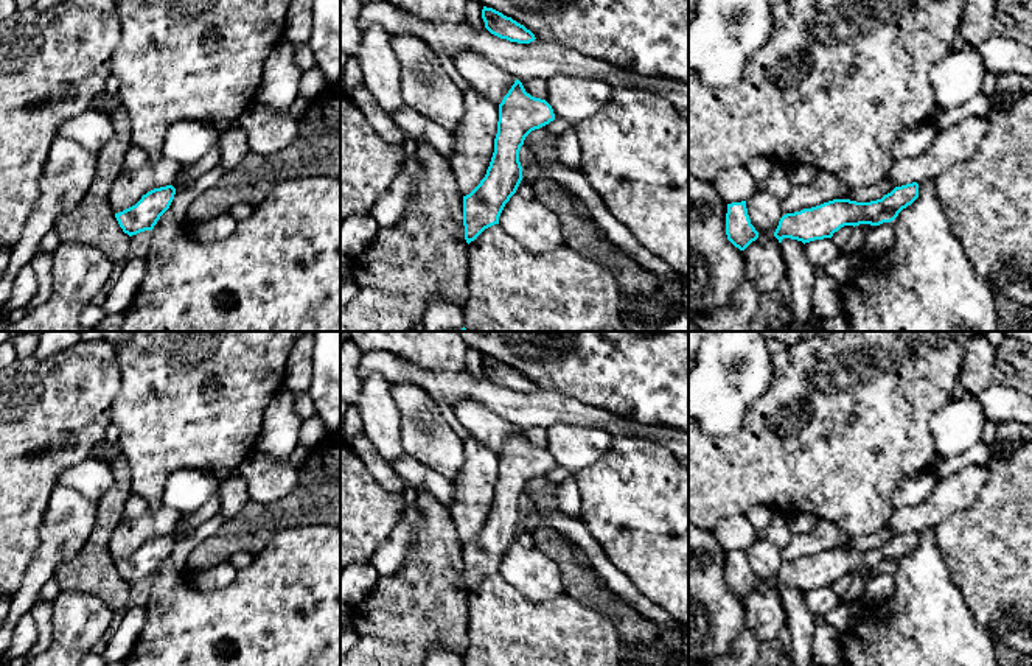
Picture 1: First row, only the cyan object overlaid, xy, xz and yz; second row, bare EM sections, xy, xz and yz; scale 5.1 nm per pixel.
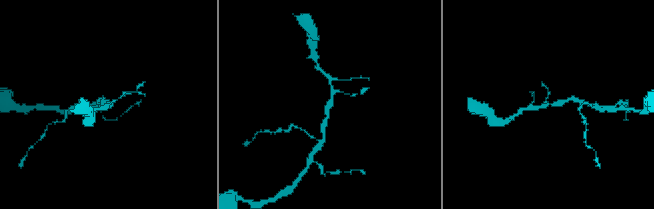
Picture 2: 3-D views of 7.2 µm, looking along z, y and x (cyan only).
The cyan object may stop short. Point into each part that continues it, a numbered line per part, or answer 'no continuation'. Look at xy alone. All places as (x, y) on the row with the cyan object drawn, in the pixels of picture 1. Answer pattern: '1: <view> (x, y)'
no continuation

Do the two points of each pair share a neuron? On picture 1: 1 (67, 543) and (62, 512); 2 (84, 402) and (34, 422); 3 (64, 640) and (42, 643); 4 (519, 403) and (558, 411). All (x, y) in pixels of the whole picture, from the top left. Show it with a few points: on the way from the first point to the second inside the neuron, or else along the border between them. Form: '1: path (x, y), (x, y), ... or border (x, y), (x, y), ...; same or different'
1: path (66, 536), (66, 520); same
2: path (72, 402), (64, 402), (47, 414); same
3: border (50, 604), (52, 641), (44, 649); different
4: path (529, 408), (549, 408); same

